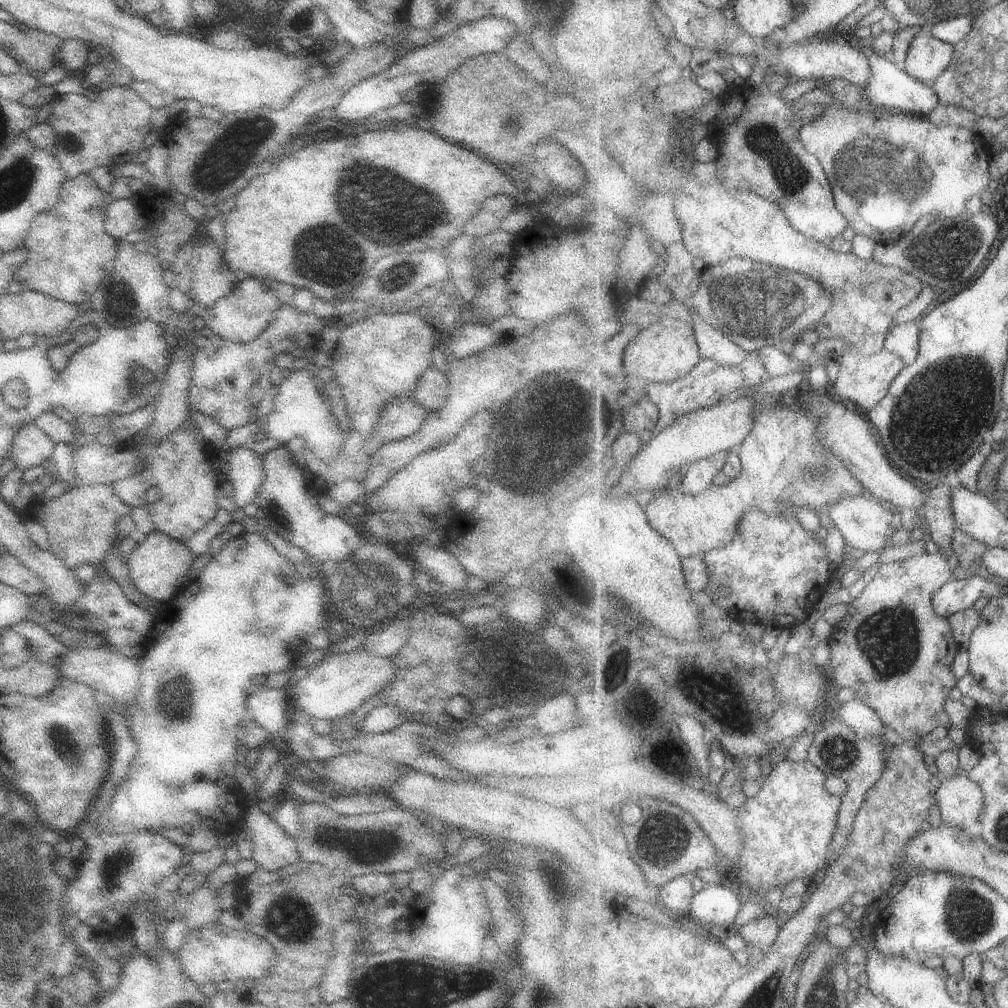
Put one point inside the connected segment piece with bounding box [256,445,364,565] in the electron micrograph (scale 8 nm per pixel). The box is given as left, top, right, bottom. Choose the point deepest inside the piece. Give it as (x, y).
(290, 507)

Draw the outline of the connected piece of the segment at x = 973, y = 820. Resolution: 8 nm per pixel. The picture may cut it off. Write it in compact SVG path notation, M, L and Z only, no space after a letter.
M965 775L945 778L937 797L945 824L978 829L986 810L986 793L981 784Z

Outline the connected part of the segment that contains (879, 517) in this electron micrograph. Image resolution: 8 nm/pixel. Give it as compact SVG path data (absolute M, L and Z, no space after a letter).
M864 495L861 497L845 497L835 505L830 504L828 508L828 514L835 522L836 528L843 532L847 544L866 553L881 551L888 543L892 529L896 530L899 523L905 520L902 513L898 512L892 504L877 500L873 496L869 498Z

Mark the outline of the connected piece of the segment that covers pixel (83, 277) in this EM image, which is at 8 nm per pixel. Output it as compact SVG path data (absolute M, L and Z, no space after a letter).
M90 173L67 179L60 189L56 208L35 219L23 242L29 257L15 276L23 288L44 293L79 308L90 304L92 295L114 268L121 249L120 241L105 227L109 207L105 196L106 193Z

